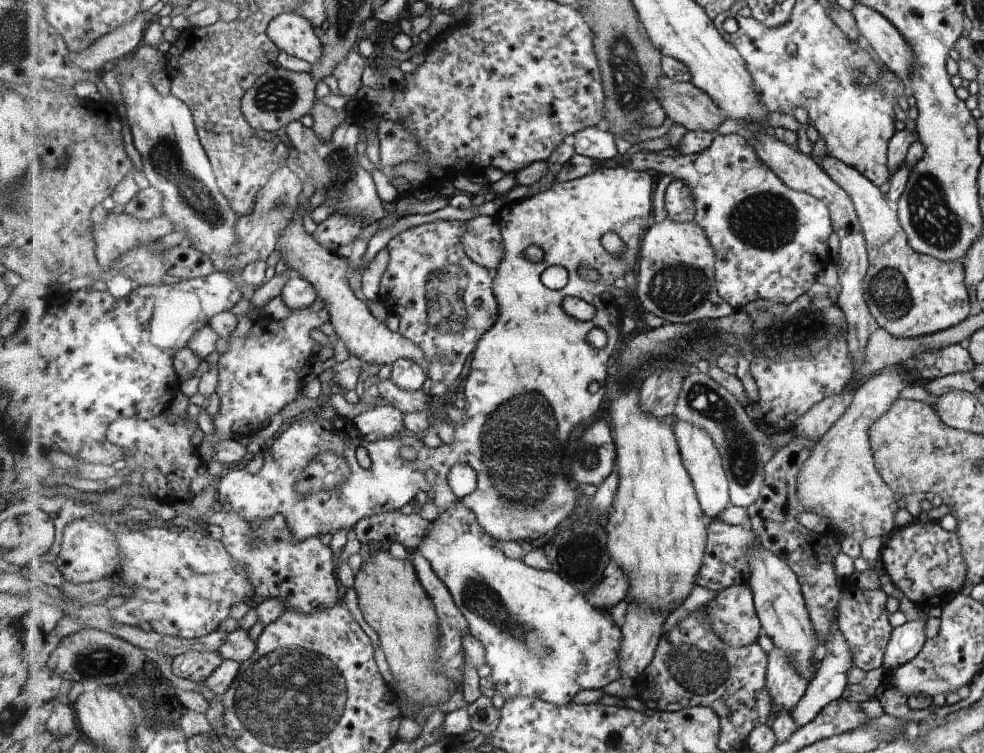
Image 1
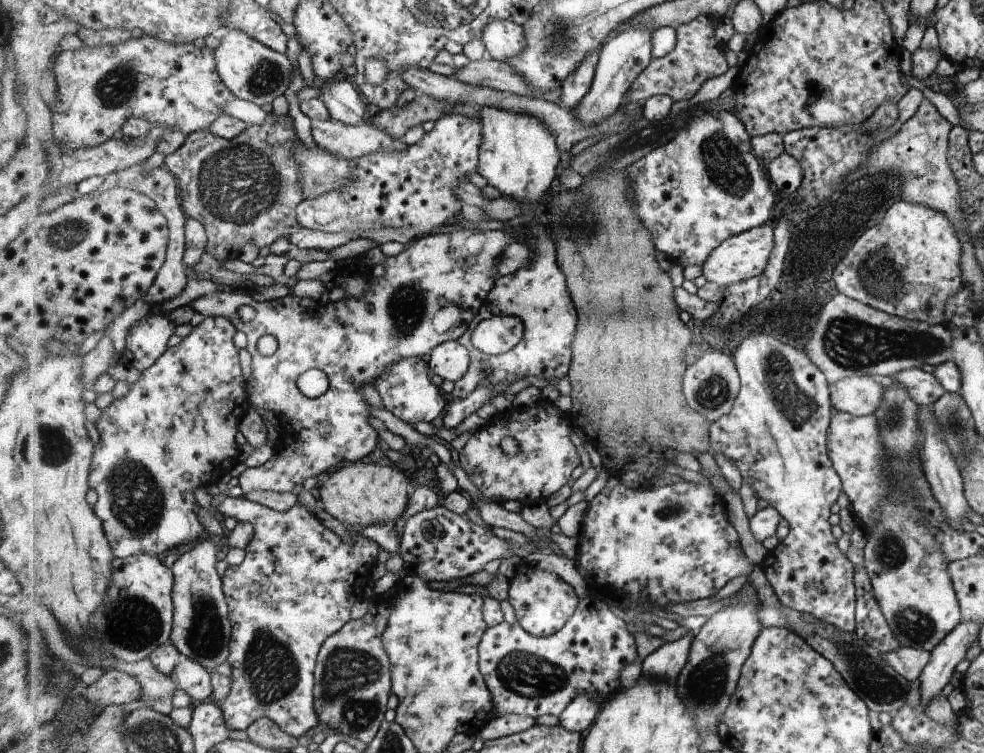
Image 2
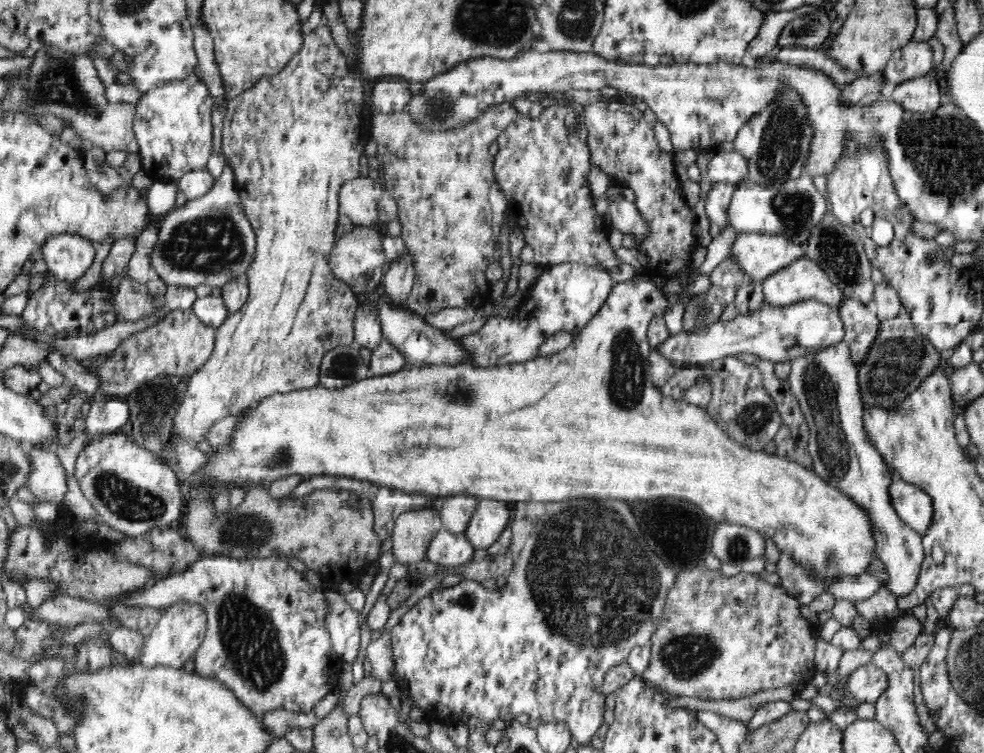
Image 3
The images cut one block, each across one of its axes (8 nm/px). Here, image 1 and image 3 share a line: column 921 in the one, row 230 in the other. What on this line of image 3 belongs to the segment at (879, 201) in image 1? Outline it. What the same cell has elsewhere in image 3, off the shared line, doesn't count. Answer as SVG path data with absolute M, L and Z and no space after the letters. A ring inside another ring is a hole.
M329 25L318 26L310 34L304 36L302 50L294 55L288 66L278 74L260 78L250 90L231 98L225 108L221 148L228 156L228 162L235 176L235 189L243 202L246 217L256 233L256 250L254 262L248 268L249 296L242 308L234 314L229 314L222 326L218 327L215 335L215 348L210 360L189 379L186 394L177 405L171 427L172 441L181 440L195 446L208 440L210 428L218 420L226 417L239 417L250 408L258 407L264 398L291 391L314 389L320 387L320 368L324 356L339 348L339 346L355 345L354 316L359 308L356 294L346 281L334 276L329 265L329 256L335 244L335 230L339 217L339 190L344 181L360 176L360 156L364 153L364 144L371 139L371 119L365 111L363 100L363 82L358 73L350 71L350 65L340 47L335 45Z

